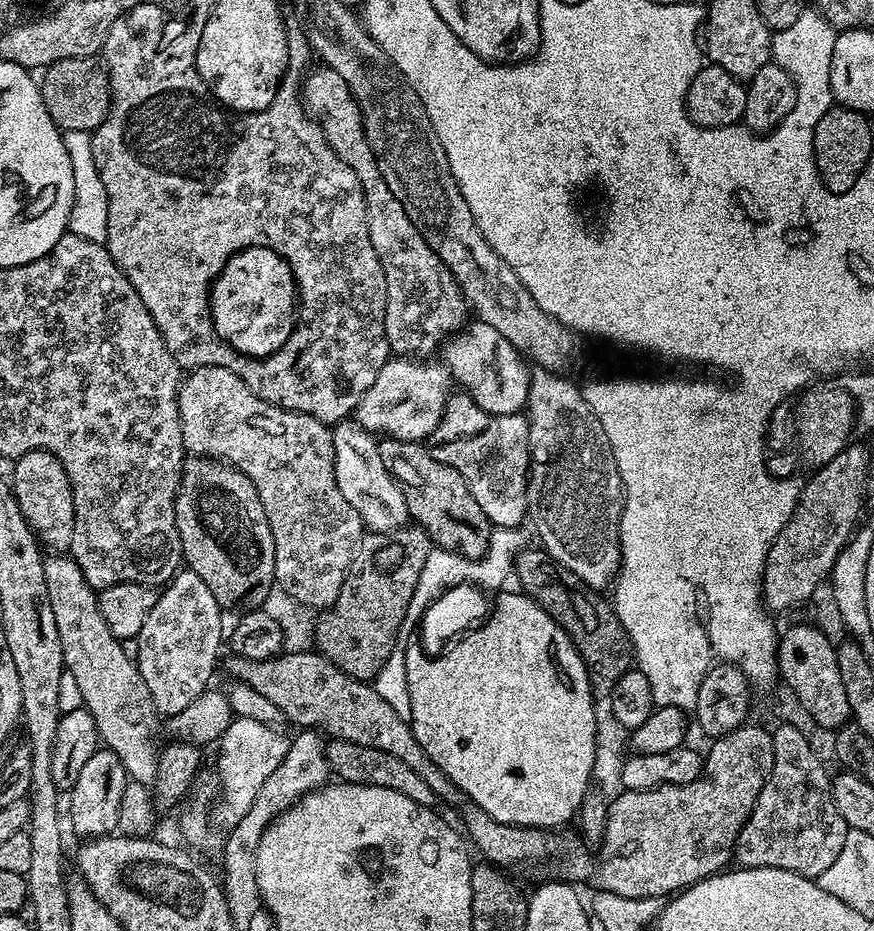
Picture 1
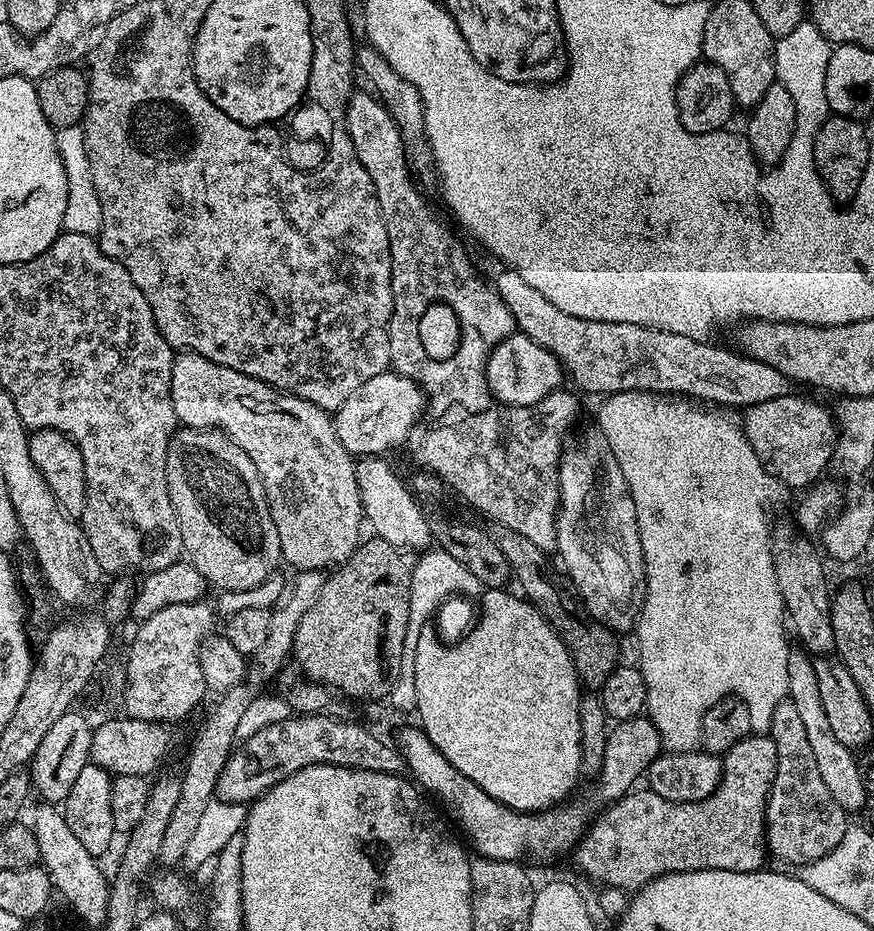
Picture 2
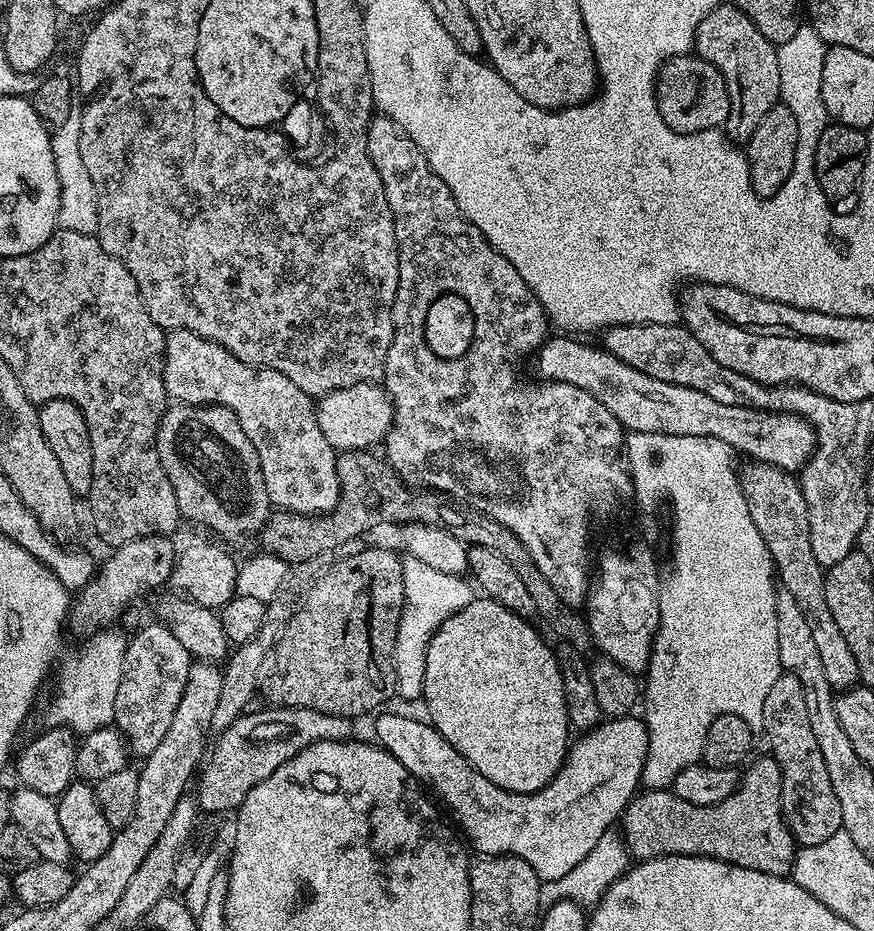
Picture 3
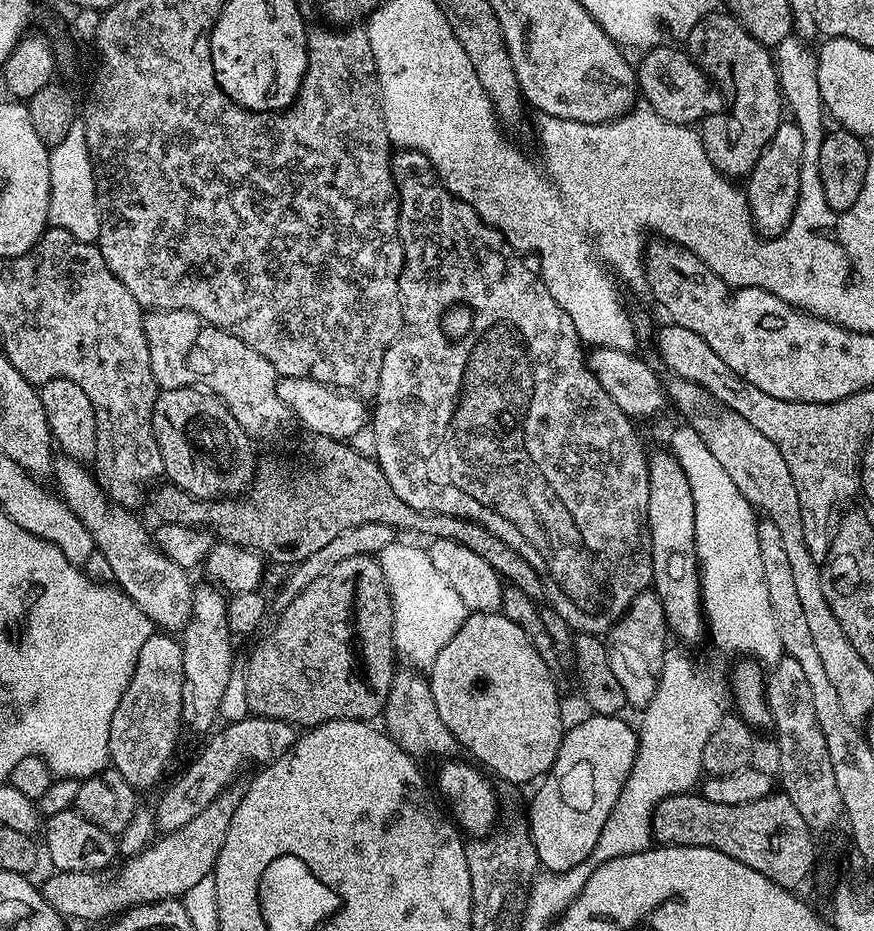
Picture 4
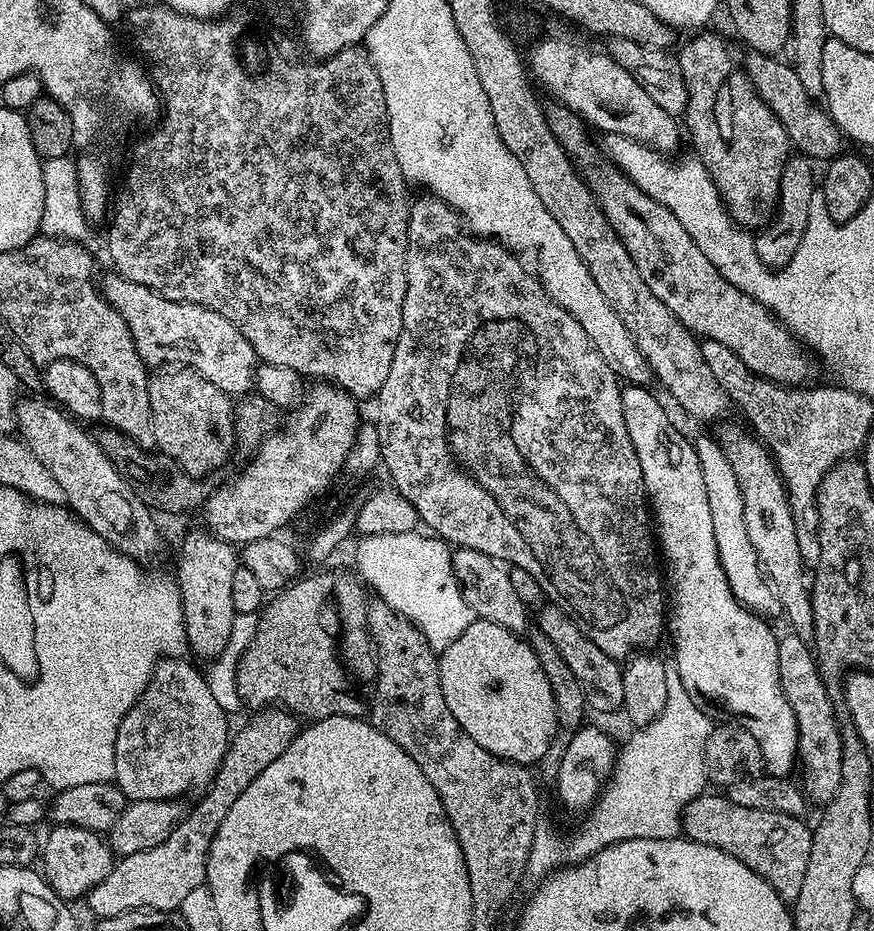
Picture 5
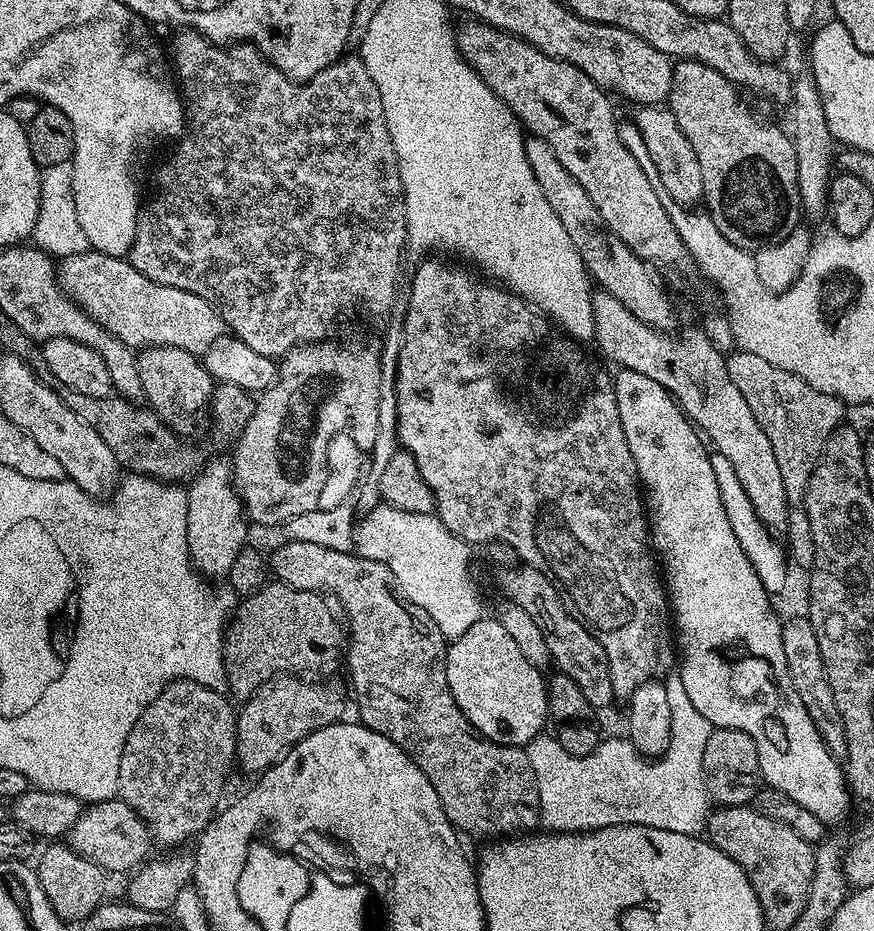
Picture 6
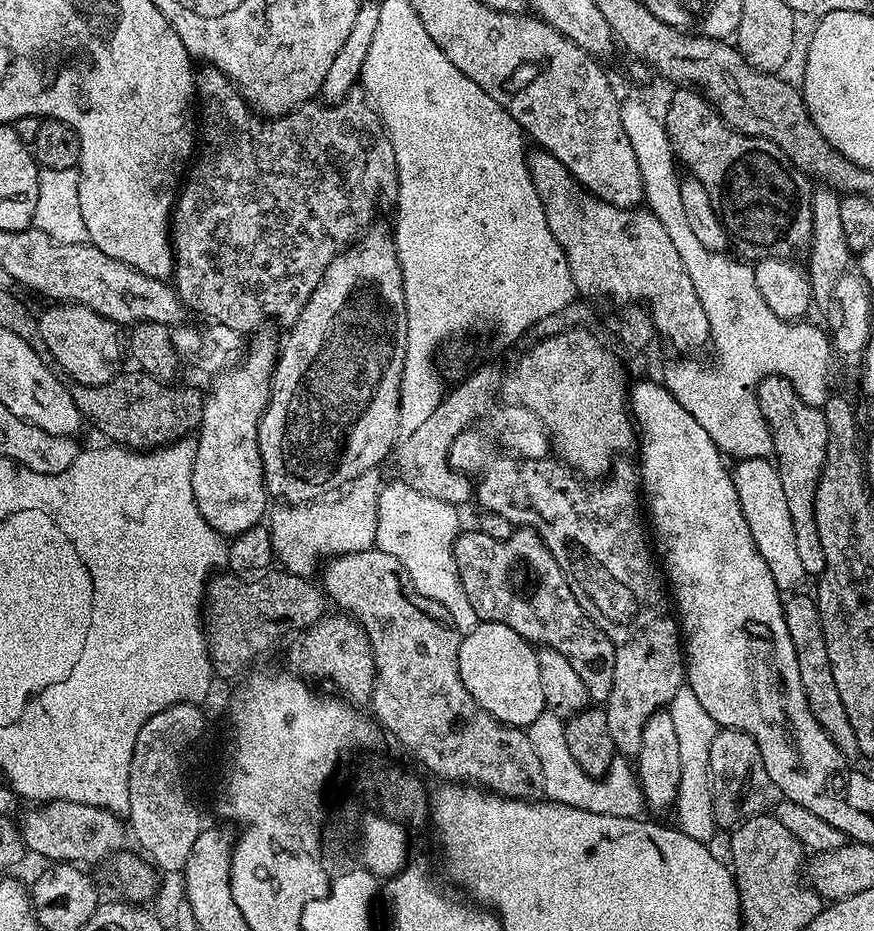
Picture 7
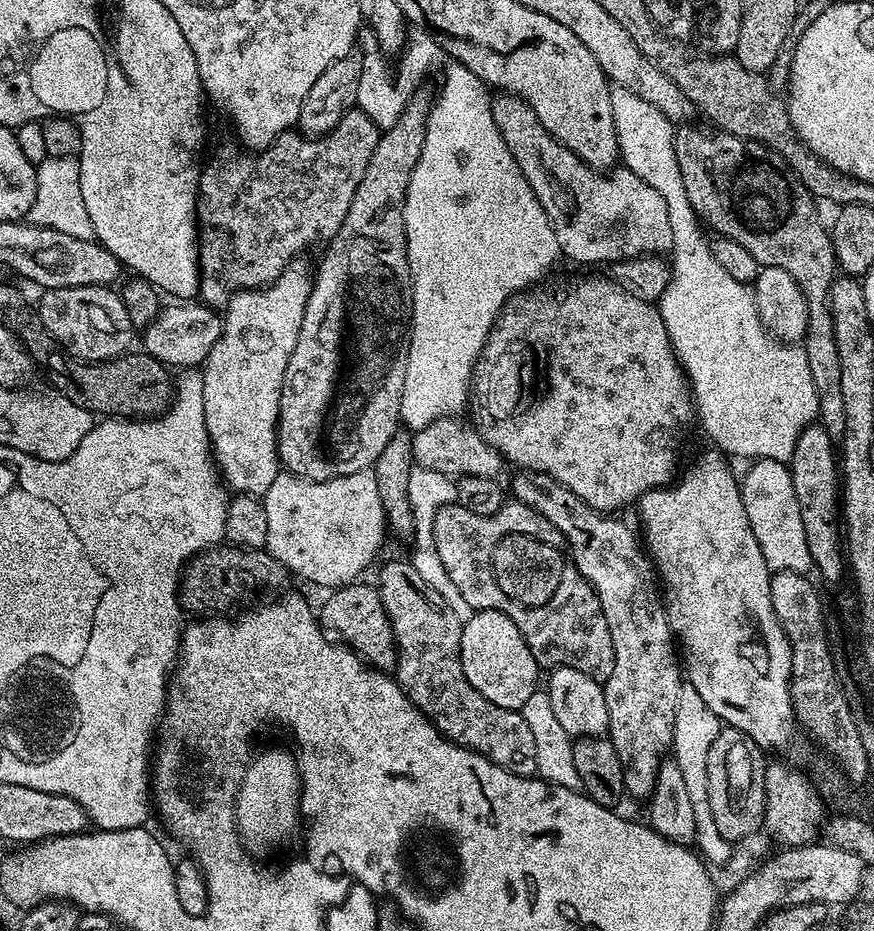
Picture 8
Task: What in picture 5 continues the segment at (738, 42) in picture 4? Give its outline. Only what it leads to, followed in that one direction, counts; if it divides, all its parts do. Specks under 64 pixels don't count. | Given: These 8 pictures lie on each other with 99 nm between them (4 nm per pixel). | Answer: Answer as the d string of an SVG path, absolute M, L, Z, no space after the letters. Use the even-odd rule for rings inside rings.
M697 31L693 40L679 45L681 48L678 59L688 91L688 106L682 116L683 119L688 119L688 128L692 131L691 151L706 166L732 221L745 230L759 230L771 221L780 200L782 170L790 155L790 141L782 122L778 122L770 106L766 106L764 99L748 81L748 76L737 63L738 56L732 53L731 46L718 33L708 31Z

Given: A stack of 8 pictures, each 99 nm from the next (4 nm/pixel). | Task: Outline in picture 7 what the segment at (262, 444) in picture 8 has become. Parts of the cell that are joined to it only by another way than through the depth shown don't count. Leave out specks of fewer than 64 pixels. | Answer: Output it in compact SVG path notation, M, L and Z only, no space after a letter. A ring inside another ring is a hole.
M268 330L257 331L247 341L239 363L213 379L216 381L212 393L205 395L204 409L200 411L200 436L195 437L196 456L192 459L194 498L202 518L225 538L250 530L269 511L270 497L264 486L264 467L258 450L258 426L268 405L277 355L278 340Z

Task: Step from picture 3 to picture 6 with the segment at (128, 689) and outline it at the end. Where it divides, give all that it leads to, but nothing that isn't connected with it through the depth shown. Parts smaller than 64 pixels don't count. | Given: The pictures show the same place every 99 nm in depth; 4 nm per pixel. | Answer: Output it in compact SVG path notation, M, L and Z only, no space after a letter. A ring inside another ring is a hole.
M176 680L165 686L162 694L146 706L138 722L134 722L126 738L126 746L122 746L118 796L144 819L151 839L155 843L157 840L164 850L175 849L172 848L175 844L184 844L188 839L191 841L199 837L217 815L221 807L220 795L224 792L228 771L234 768L236 758L236 713L233 701L224 692L215 692L193 680Z

